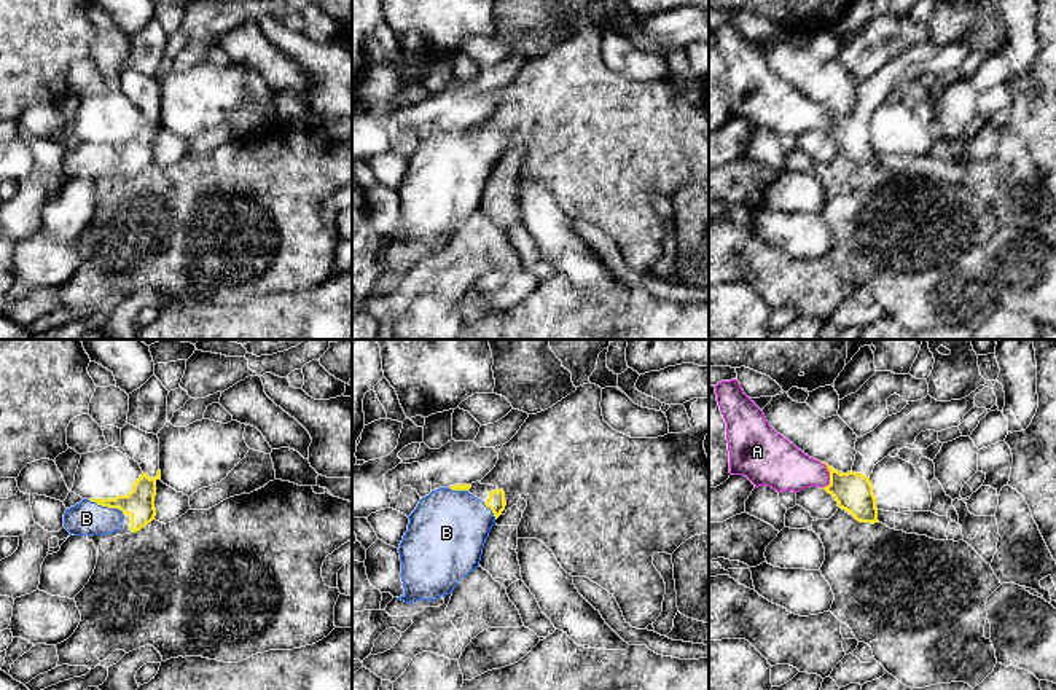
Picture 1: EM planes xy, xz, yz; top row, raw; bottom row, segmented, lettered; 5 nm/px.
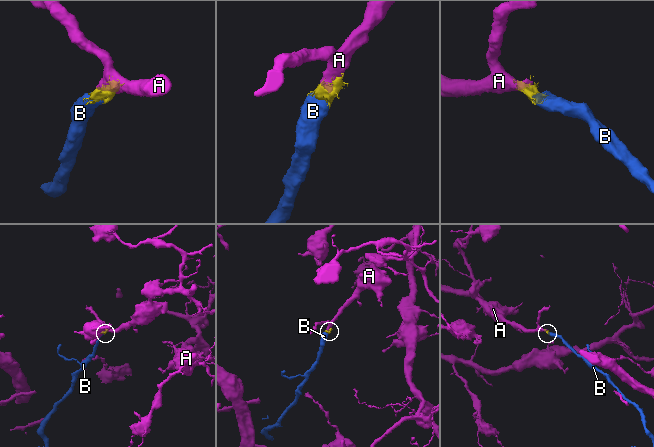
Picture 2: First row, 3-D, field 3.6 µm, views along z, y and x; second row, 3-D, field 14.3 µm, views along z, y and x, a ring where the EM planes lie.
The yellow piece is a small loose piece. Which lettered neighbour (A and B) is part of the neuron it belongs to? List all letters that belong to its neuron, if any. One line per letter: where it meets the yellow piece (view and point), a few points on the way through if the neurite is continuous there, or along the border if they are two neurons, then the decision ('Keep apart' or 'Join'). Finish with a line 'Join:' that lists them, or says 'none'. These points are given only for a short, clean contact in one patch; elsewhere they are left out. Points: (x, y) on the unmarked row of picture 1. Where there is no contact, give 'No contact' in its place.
A: Touches yellow at yz (830, 118). Path across: yz (852, 134), (841, 129), (830, 118), (784, 110). Join
B: Touches yellow at xy (107, 148). Path across: xy (139, 147), (107, 148), (96, 160), (86, 161). Join
Join: A, B

